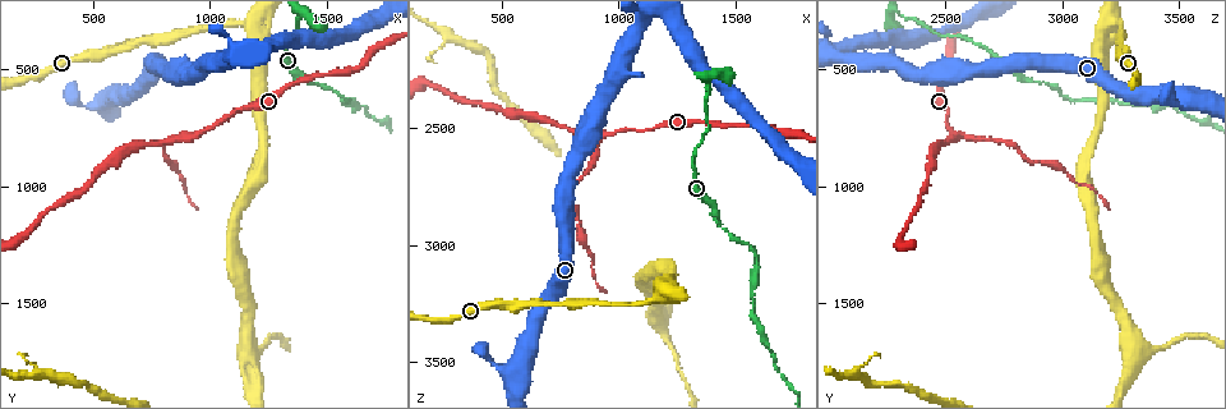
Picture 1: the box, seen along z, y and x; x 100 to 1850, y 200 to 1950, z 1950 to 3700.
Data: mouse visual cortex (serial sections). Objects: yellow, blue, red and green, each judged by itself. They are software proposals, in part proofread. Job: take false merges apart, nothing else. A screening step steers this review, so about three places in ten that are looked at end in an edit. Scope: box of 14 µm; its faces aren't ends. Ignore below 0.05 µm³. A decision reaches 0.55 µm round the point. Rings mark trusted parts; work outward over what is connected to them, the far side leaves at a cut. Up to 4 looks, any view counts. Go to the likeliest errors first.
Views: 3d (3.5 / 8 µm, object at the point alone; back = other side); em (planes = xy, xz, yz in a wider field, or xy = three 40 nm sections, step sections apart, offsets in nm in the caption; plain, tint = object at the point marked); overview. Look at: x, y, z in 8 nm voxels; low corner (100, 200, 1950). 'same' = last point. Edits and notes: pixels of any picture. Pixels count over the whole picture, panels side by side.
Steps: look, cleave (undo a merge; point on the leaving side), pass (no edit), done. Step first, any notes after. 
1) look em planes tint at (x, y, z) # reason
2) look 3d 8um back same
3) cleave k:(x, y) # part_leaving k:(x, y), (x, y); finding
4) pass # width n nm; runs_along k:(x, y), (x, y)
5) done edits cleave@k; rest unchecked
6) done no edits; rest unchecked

look 3d 3.5um at (1190, 1700, 3380) # thick turns thin

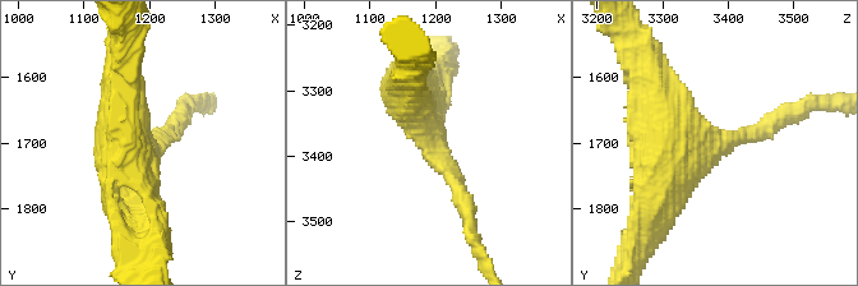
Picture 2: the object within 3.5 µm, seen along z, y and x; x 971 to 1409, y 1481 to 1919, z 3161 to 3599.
look em xy step 2 tint at (1185, 1700, 3380) # arms 4; arm_widths 200, 300, 350, 400 nm; need the tissue

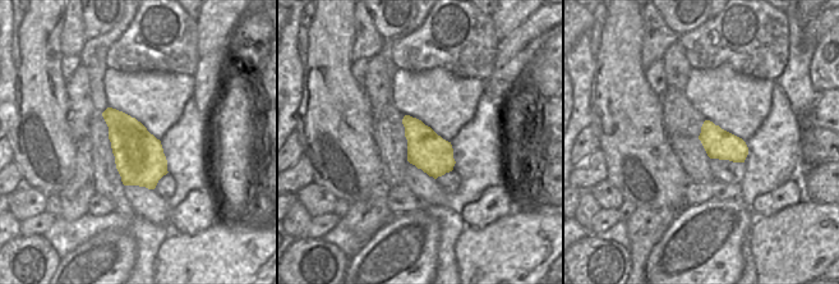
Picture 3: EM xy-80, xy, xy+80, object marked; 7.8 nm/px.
pass # runs_along 2:(123, 70), (142, 218); continuous, no second cell

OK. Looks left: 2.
look 3d 3.5um at (910, 790, 2530) # branch point

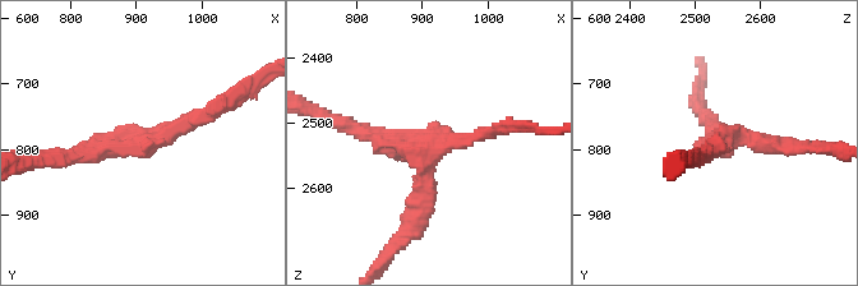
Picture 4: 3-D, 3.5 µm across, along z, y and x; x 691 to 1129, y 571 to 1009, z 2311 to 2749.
look em planes tint at (910, 785, 2545) # now the EM

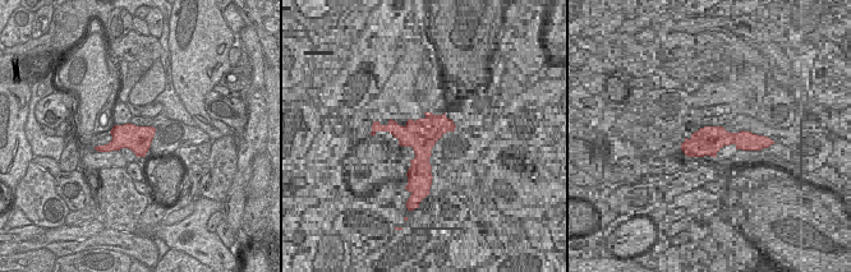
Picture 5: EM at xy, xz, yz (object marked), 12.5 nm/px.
pass # arms 3; runs_along 4:(215, 107), (152, 139), (63, 155); one cell here

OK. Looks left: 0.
done no edits; rest unchecked

